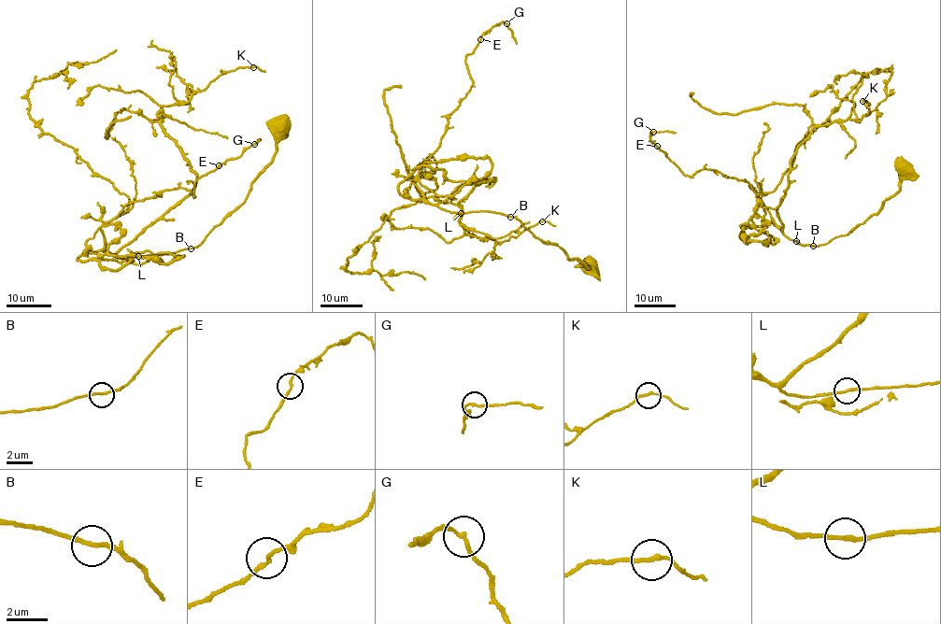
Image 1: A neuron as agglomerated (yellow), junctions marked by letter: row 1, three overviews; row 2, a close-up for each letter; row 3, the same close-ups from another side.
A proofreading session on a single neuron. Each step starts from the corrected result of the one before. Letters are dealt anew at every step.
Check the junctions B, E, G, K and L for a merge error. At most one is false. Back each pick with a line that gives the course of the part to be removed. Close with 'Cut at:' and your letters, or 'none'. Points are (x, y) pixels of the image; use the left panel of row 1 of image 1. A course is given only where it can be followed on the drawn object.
Cut at: none

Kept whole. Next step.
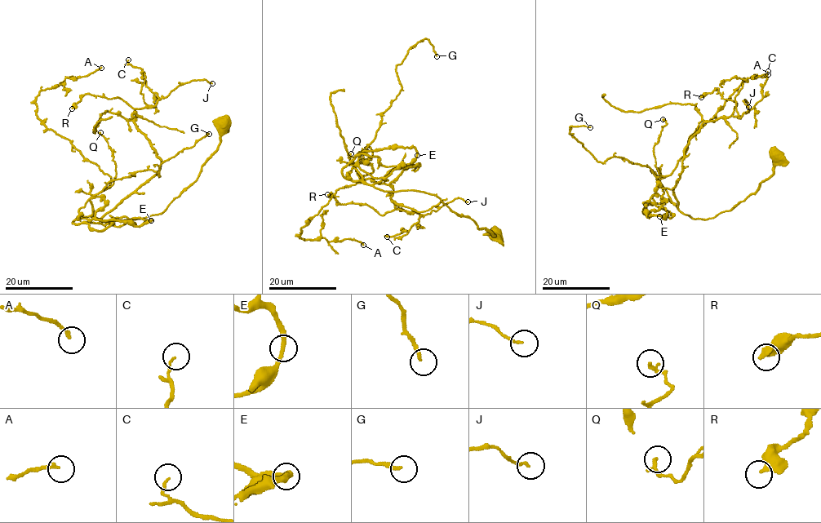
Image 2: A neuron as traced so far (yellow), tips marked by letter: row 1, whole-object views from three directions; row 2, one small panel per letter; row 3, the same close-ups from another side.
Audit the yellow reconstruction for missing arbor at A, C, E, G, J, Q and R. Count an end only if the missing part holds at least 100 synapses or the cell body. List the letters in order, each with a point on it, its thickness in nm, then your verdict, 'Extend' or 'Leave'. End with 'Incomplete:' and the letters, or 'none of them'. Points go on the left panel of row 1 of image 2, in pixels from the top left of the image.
A: Place: (101, 68). Thickness 170 nm. Leave
C: Place: (128, 59). Thickness 100 nm. Leave
E: Place: (151, 220). Thickness 240 nm. Leave
G: Place: (209, 134). Thickness 190 nm. Leave
J: Place: (212, 83). Thickness 120 nm. Leave
Q: Place: (100, 132). Thickness 170 nm. Leave
R: Place: (72, 108). Thickness 400 nm. Leave
Incomplete: none of them

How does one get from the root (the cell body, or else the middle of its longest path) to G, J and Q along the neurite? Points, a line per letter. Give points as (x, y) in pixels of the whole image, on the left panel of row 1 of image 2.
G: (225, 121), (161, 213), (93, 215), (90, 198), (107, 183), (160, 176), (209, 134)
J: (225, 121), (216, 151), (164, 211), (100, 220), (160, 167), (134, 112), (186, 82), (212, 83)
Q: (225, 121), (216, 151), (164, 211), (107, 222), (93, 215), (90, 199), (116, 176), (100, 132)

